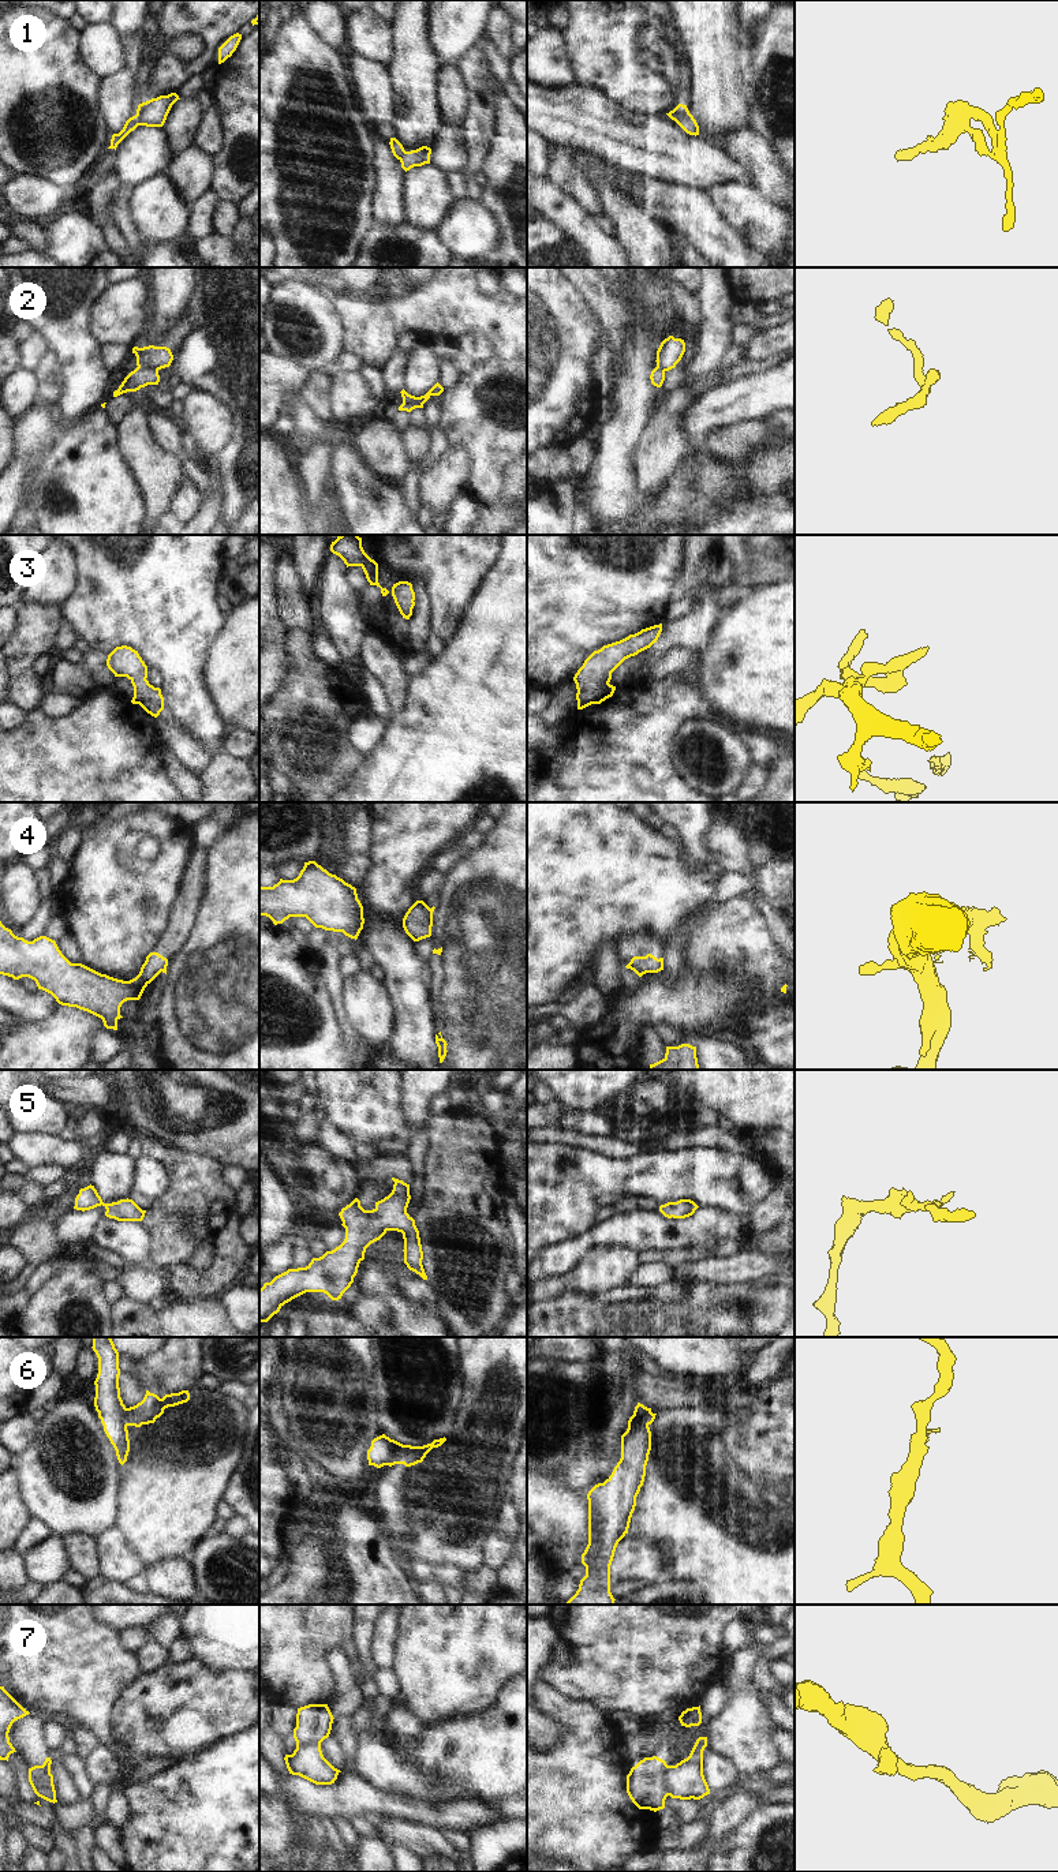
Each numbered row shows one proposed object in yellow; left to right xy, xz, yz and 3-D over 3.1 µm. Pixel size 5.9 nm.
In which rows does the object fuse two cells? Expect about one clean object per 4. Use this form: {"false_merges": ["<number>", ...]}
{"false_merges": ["2", "4", "6", "7"]}

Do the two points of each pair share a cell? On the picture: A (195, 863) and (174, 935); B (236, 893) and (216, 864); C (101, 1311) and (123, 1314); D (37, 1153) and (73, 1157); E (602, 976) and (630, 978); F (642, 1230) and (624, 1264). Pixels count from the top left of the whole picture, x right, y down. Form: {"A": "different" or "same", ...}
{"A": "same", "B": "same", "C": "different", "D": "same", "E": "different", "F": "different"}

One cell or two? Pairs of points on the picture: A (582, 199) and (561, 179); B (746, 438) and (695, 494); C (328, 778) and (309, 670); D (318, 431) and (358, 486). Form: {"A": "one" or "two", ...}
{"A": "one", "B": "two", "C": "one", "D": "one"}

